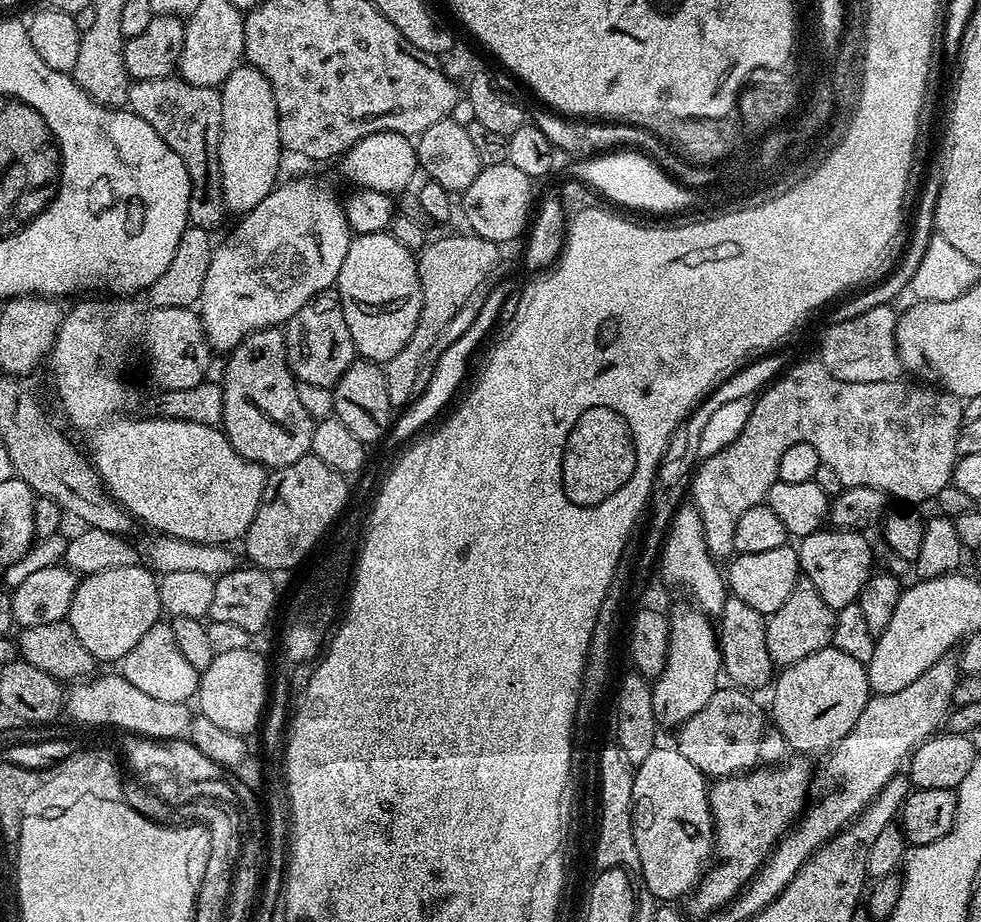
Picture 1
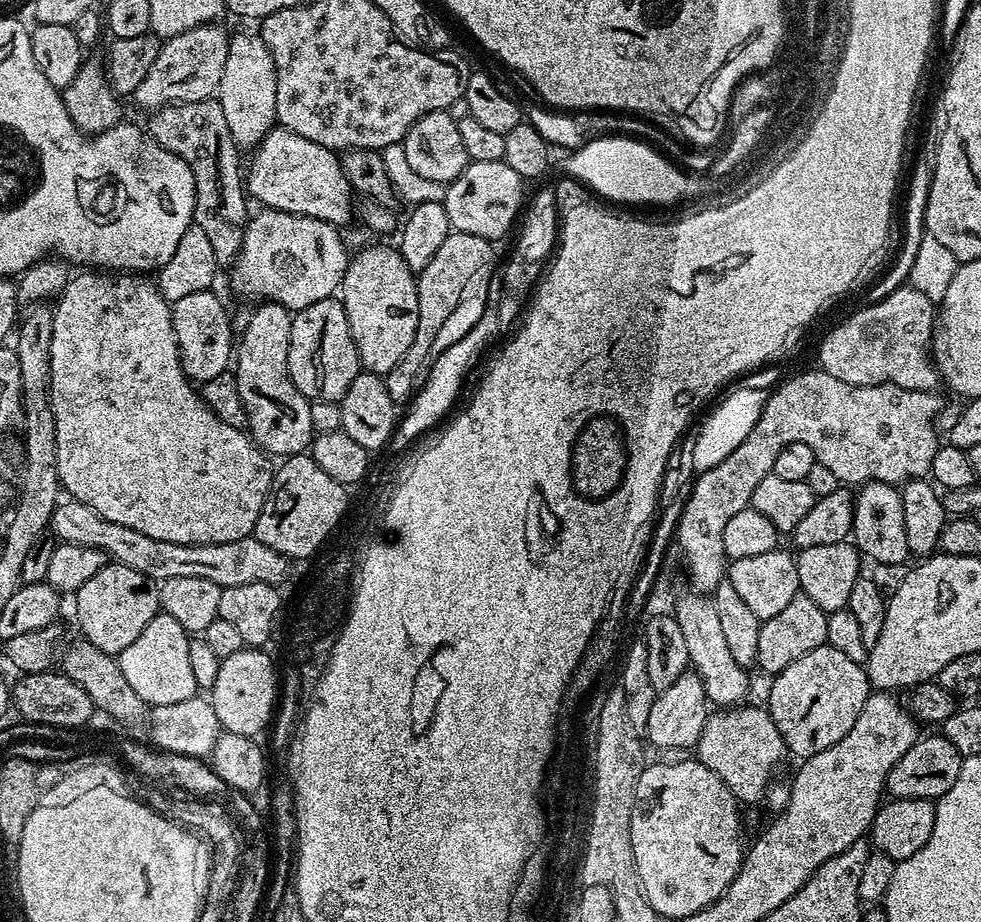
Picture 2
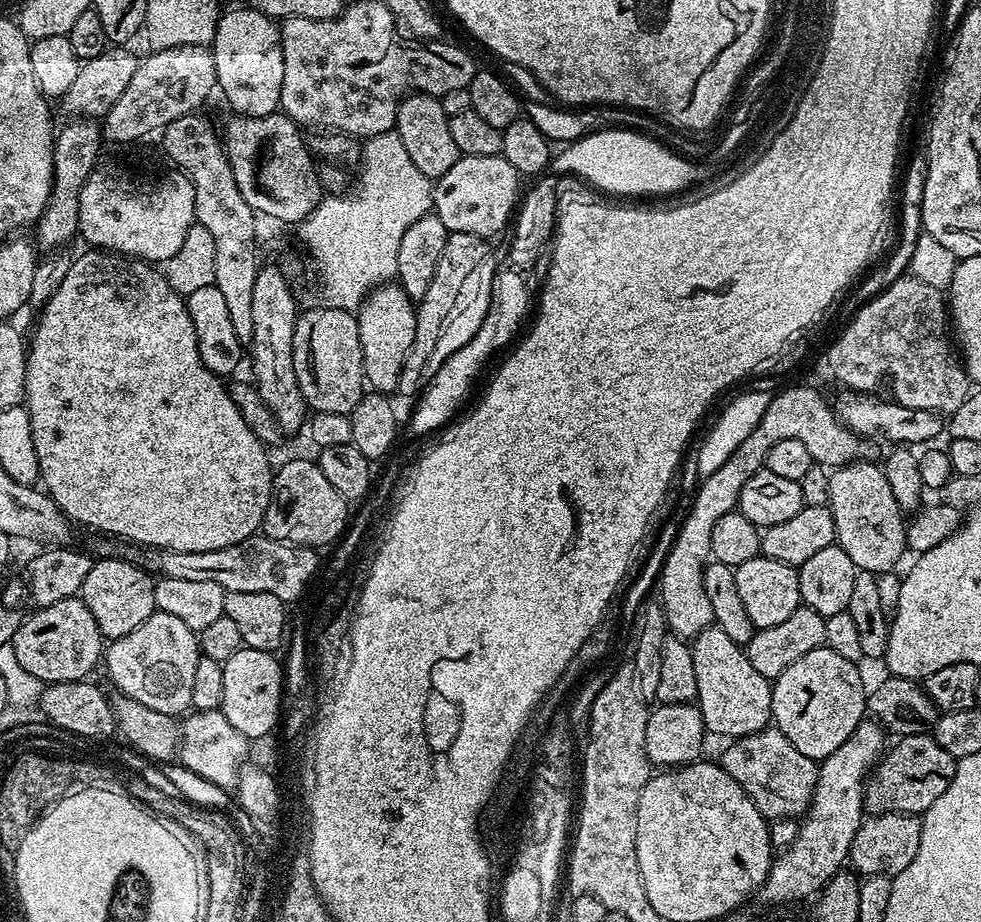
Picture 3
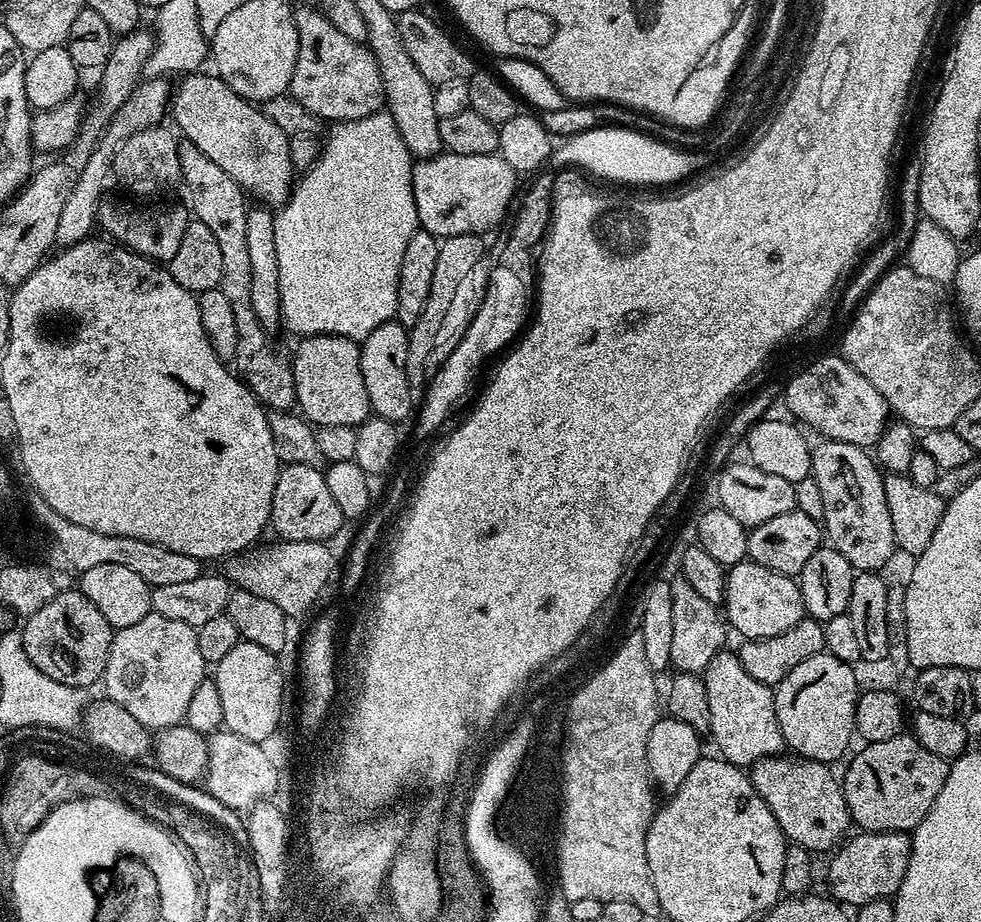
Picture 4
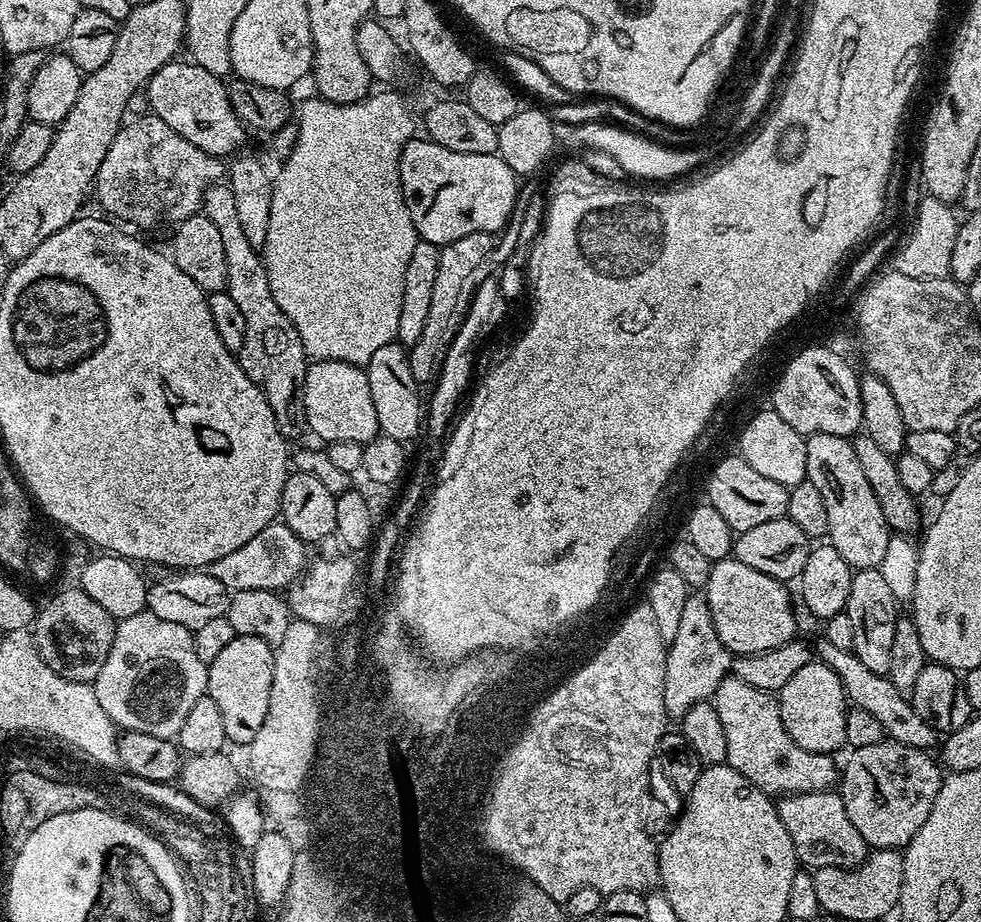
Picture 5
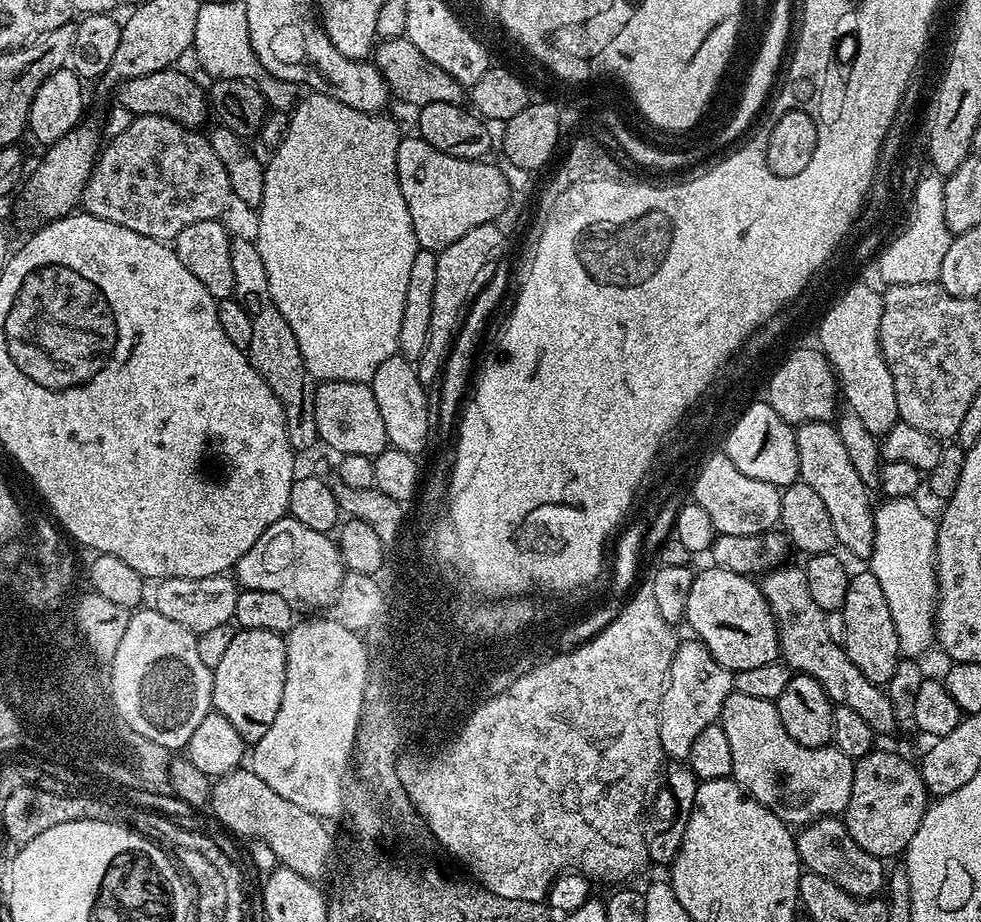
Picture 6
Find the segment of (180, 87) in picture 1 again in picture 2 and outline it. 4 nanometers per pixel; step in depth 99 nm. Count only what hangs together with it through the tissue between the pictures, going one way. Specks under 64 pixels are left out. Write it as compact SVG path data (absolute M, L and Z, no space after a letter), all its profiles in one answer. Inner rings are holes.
M219 99L165 104L155 109L151 116L152 121L146 124L147 131L162 147L170 150L170 154L178 154L178 158L190 166L190 174L194 174L193 221L209 236L217 265L231 265L240 252L244 230L248 226L250 200L242 183L241 153L230 134L230 126L226 126L226 114L222 114Z

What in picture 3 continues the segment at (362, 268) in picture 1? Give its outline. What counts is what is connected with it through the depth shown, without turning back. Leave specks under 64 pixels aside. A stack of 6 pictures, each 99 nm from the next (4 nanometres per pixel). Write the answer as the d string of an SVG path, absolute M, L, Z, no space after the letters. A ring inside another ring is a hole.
M389 282L372 289L355 313L358 338L362 342L362 366L367 387L376 394L392 394L399 389L402 366L414 342L417 305L408 299L399 283Z

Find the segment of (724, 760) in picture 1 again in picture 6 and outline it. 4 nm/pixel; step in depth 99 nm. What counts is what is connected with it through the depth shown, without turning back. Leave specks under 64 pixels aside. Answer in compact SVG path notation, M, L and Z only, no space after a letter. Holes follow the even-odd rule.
M824 816L813 824L803 825L796 836L796 849L801 865L807 871L832 880L834 886L846 890L846 894L857 896L860 900L871 900L885 891L885 861L874 854L866 854L866 850L850 838L850 830L846 830L843 819Z

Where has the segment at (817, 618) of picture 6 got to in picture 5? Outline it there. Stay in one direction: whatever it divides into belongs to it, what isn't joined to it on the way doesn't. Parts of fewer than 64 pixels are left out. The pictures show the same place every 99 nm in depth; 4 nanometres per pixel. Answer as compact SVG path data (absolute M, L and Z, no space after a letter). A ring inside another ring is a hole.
M821 639L819 643L820 645L815 645L814 648L819 663L829 664L834 674L838 674L845 697L855 707L866 710L866 714L874 714L874 718L878 718L887 739L897 740L906 746L932 750L938 739L936 729L929 726L926 718L918 715L918 710L914 710L911 699L897 692L887 676L879 676L874 674L874 670L866 670L866 666L862 666L862 662L853 651L838 650L838 646L830 646L830 642L825 639Z

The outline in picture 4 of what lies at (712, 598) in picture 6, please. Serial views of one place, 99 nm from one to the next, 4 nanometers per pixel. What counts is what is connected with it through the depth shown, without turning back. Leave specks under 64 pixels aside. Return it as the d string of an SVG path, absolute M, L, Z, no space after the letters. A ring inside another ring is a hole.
M752 559L733 564L726 572L726 590L722 605L723 615L731 631L744 640L774 638L782 630L790 630L798 621L805 619L804 599L800 585L793 577L766 570Z

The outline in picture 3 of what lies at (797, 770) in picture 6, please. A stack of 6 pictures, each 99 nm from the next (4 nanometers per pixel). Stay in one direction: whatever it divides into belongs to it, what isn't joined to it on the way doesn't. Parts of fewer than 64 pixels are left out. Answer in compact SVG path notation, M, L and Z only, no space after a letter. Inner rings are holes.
M715 626L702 630L690 641L694 658L694 678L698 678L698 705L705 729L716 736L739 738L760 732L772 720L772 684L754 666L750 666L747 651L726 638Z

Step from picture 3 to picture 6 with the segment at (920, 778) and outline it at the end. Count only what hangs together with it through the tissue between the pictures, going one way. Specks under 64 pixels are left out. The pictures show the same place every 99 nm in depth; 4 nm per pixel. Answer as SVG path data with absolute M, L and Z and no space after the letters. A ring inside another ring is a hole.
M874 750L855 761L852 773L854 786L850 786L850 802L842 813L850 838L866 850L881 858L899 857L914 838L918 826L922 826L924 813L930 807L930 793L920 776L919 767L911 764L896 752Z

